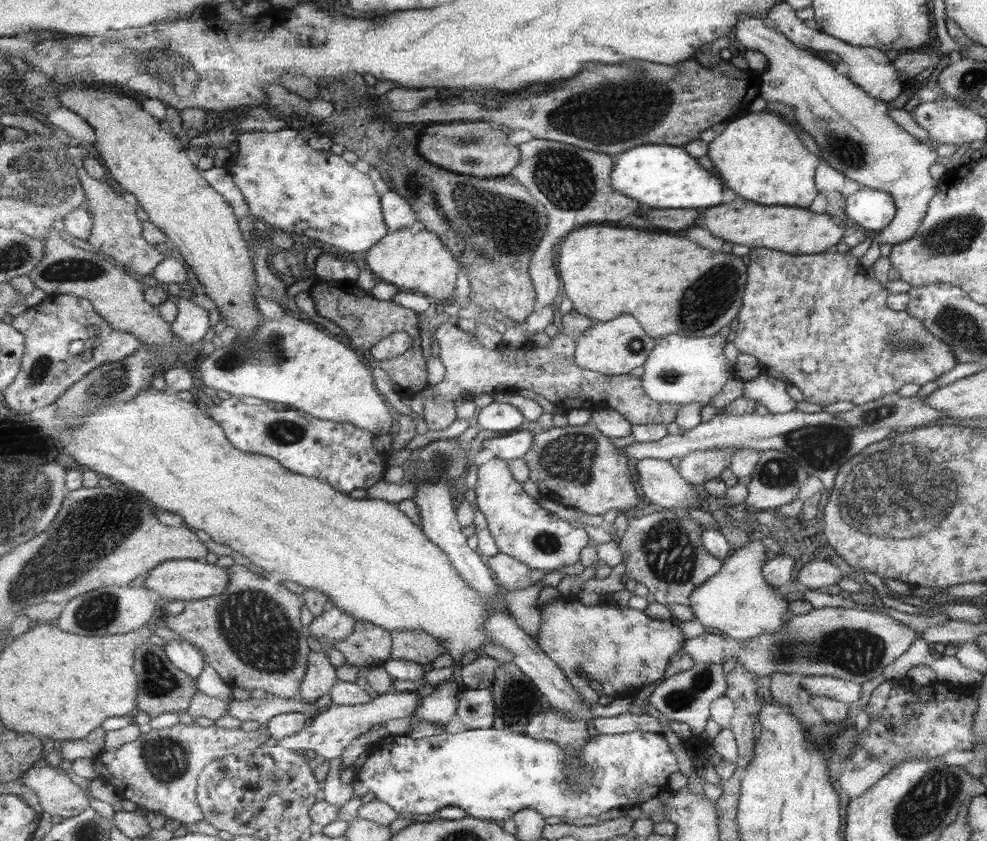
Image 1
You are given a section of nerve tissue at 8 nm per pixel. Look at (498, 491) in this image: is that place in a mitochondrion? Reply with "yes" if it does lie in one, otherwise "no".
no

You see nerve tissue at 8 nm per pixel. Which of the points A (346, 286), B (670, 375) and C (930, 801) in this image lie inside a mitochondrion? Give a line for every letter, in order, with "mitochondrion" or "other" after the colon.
A: other
B: mitochondrion
C: mitochondrion

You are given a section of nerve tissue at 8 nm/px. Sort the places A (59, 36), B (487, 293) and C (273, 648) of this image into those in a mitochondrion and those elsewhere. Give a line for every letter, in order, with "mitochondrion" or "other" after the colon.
A: other
B: other
C: mitochondrion

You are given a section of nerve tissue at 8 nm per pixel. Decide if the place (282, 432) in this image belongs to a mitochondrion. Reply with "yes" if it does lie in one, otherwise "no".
yes

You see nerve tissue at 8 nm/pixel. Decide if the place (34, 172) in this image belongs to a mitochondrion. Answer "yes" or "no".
yes

